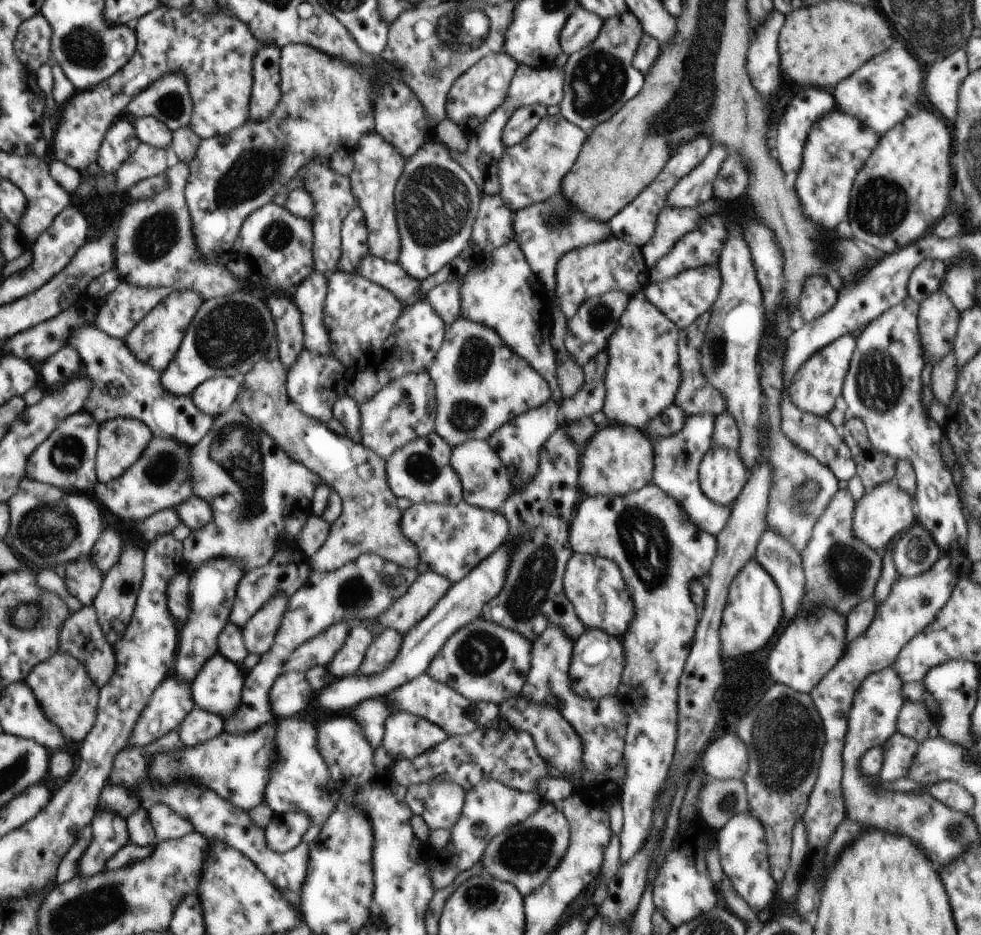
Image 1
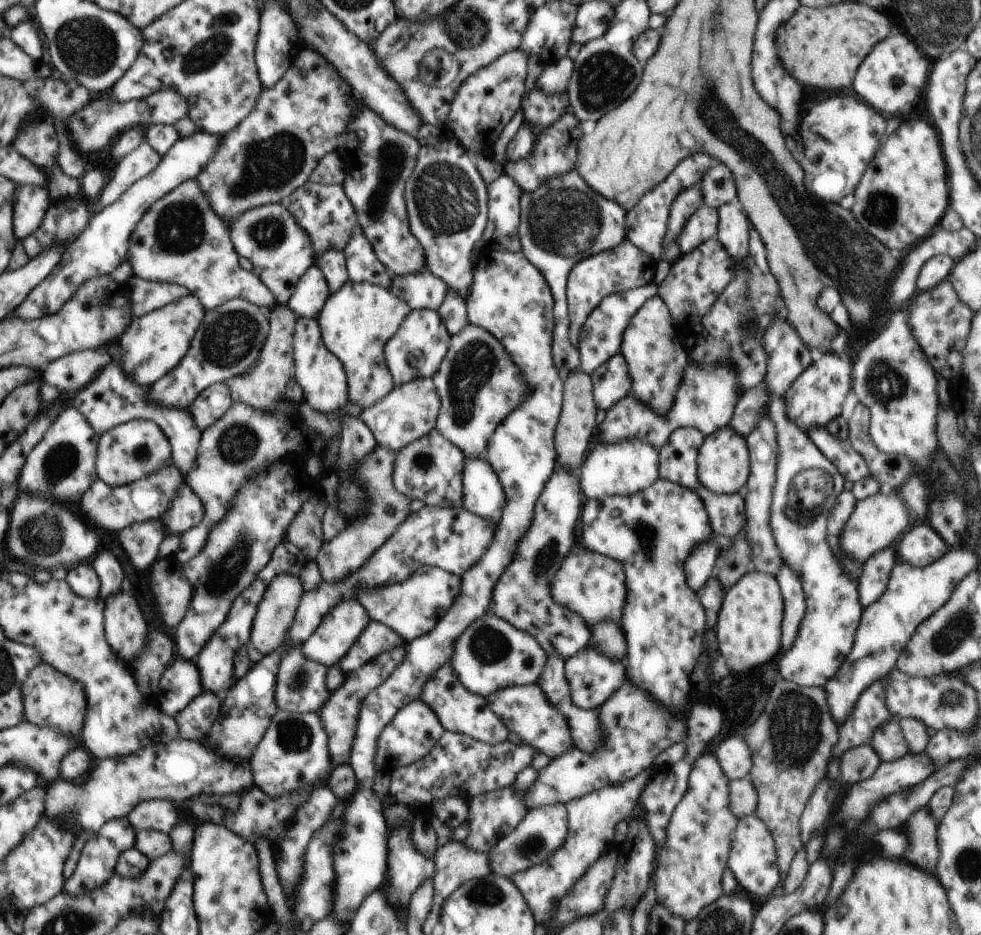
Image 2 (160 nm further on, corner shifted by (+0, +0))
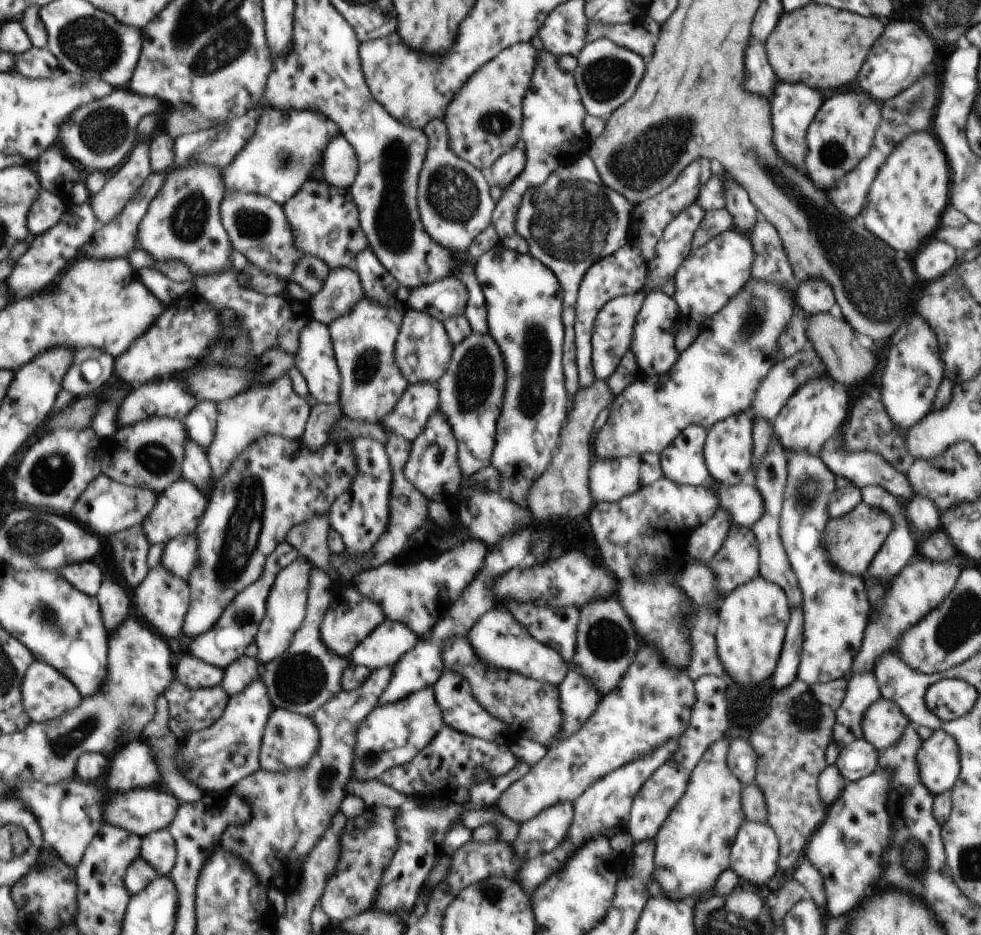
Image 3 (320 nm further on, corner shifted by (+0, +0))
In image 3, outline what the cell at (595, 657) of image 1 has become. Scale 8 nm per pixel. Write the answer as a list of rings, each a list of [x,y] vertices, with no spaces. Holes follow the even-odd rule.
[[[571,666],[566,678],[559,684],[559,707],[562,715],[561,733],[558,742],[578,732],[594,714],[598,704],[598,691],[583,676],[578,668]]]

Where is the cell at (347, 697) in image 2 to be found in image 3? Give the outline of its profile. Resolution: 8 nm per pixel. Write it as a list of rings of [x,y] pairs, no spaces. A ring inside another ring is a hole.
[[[388,667],[374,669],[364,684],[357,689],[342,690],[335,694],[311,716],[318,729],[319,743],[316,752],[303,767],[278,772],[260,768],[236,784],[236,792],[250,802],[252,820],[244,826],[227,827],[219,840],[219,845],[224,850],[229,850],[230,854],[242,858],[244,862],[248,860],[246,863],[263,885],[267,886],[272,882],[272,886],[282,889],[286,895],[298,888],[304,859],[315,848],[322,834],[330,828],[332,818],[336,816],[336,812],[340,811],[340,804],[346,796],[346,784],[353,776],[355,740],[361,722],[379,704],[379,698],[388,686],[391,674],[392,670]]]

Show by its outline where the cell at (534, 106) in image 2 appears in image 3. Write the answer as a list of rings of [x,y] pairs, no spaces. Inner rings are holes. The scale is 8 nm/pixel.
[[[538,46],[537,63],[533,70],[531,85],[523,100],[523,121],[521,139],[525,146],[525,165],[523,171],[503,189],[503,196],[495,203],[491,224],[495,226],[499,242],[510,250],[526,254],[529,244],[517,233],[515,218],[517,210],[524,199],[525,192],[532,187],[539,187],[557,168],[573,163],[582,155],[586,155],[590,140],[584,131],[586,107],[582,102],[575,76],[559,67],[559,57]]]

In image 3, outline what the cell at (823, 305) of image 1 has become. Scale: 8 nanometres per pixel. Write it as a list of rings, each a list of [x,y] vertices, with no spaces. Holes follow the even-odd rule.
[[[808,279],[800,282],[795,292],[795,302],[807,316],[818,312],[826,312],[836,304],[836,299],[832,287],[823,280]]]

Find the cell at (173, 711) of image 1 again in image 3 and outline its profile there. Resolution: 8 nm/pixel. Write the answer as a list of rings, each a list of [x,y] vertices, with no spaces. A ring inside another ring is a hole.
[[[186,654],[178,663],[178,680],[182,687],[189,689],[220,685],[225,677],[225,669],[207,663],[205,660]]]

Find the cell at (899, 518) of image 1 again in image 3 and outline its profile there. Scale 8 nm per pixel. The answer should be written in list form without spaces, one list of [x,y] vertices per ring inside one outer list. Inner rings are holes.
[[[864,501],[840,518],[831,517],[822,538],[829,562],[839,571],[863,577],[892,527],[893,518],[889,513],[868,506]]]

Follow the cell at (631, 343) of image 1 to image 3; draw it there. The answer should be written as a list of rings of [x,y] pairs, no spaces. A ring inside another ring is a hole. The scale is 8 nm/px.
[[[661,289],[649,292],[637,316],[630,350],[635,354],[642,376],[665,375],[680,354],[675,347],[675,334],[680,327],[678,303]]]

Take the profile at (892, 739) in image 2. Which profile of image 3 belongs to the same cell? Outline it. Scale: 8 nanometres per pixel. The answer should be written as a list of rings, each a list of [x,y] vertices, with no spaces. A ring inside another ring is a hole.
[[[881,697],[865,710],[862,721],[863,738],[870,741],[879,752],[896,743],[908,724],[910,721],[900,707]]]

